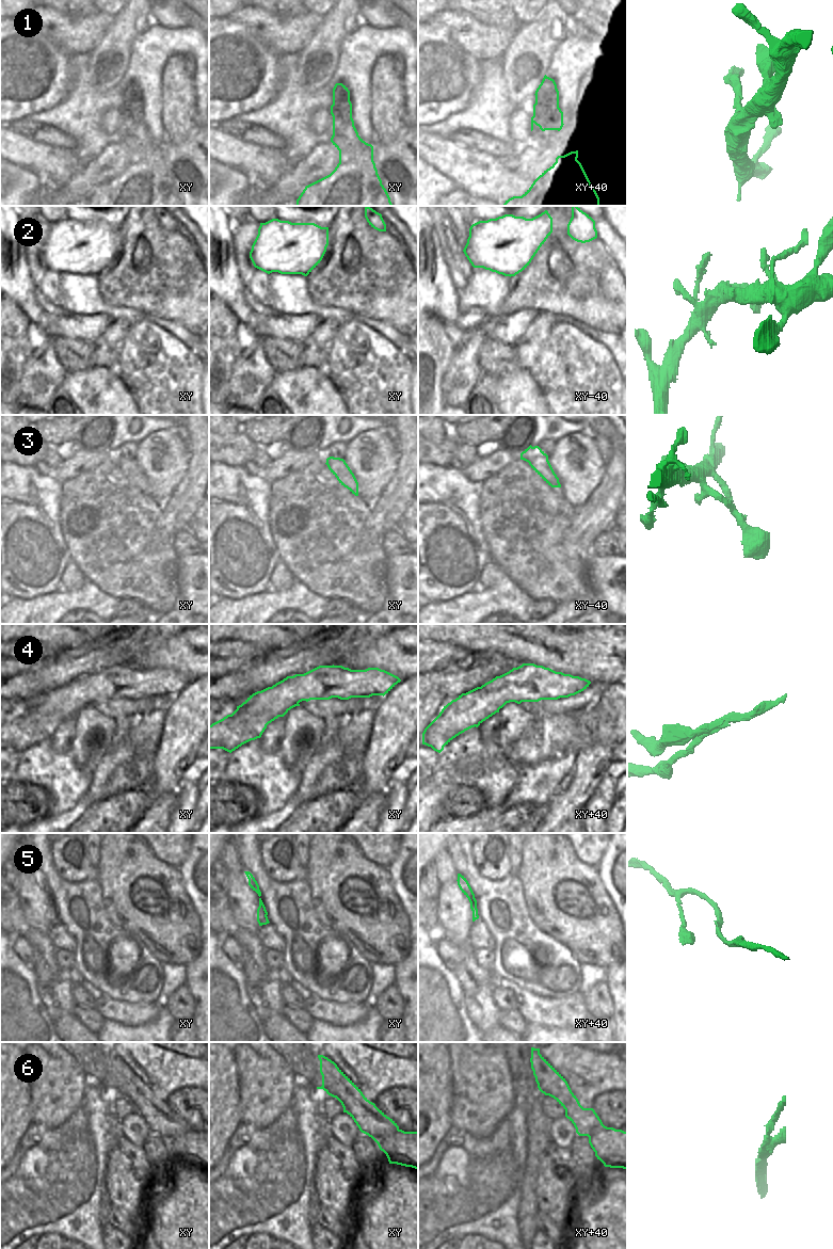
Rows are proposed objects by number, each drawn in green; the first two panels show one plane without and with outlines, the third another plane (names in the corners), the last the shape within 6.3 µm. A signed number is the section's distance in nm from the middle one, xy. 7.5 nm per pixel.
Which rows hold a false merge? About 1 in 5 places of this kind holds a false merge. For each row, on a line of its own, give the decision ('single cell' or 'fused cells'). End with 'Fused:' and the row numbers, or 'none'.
1: fused cells
2: single cell
3: single cell
4: fused cells
5: single cell
6: fused cells
Fused: 1, 4, 6

